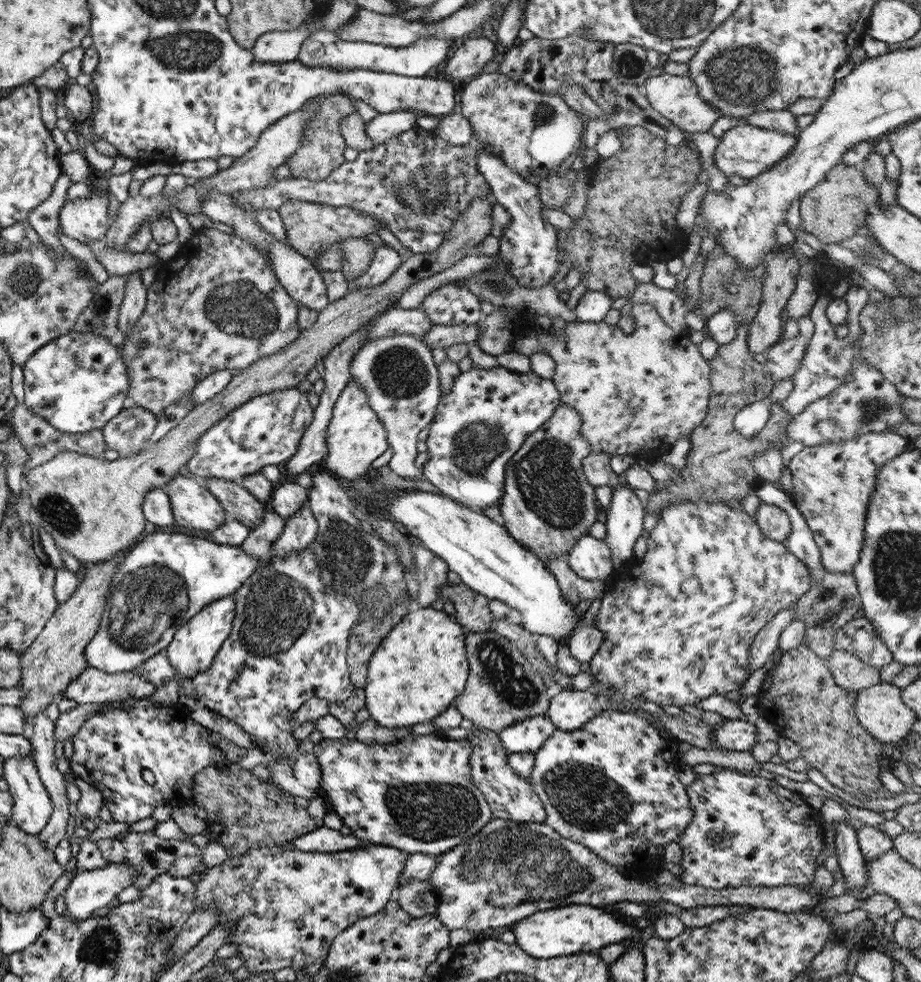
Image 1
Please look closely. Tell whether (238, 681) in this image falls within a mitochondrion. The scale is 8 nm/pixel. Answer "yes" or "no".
no

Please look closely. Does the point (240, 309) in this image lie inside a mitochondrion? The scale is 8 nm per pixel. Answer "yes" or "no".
yes

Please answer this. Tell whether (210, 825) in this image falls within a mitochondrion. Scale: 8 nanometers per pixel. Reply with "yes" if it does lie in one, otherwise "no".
no

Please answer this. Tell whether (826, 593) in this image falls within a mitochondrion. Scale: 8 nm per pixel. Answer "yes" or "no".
yes

